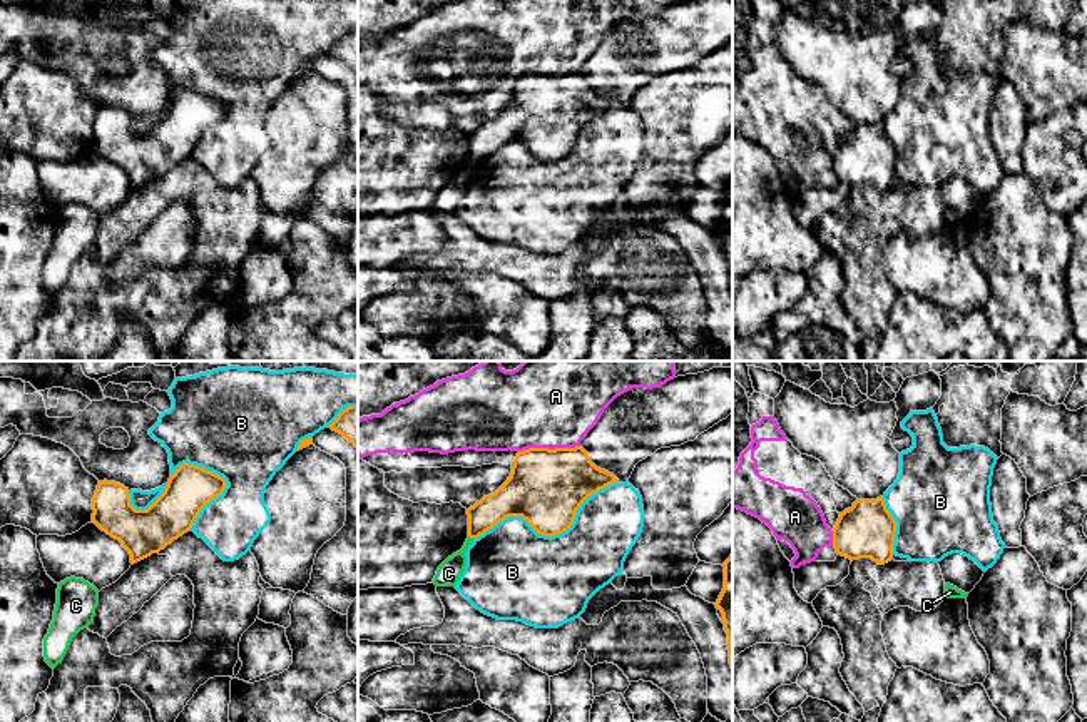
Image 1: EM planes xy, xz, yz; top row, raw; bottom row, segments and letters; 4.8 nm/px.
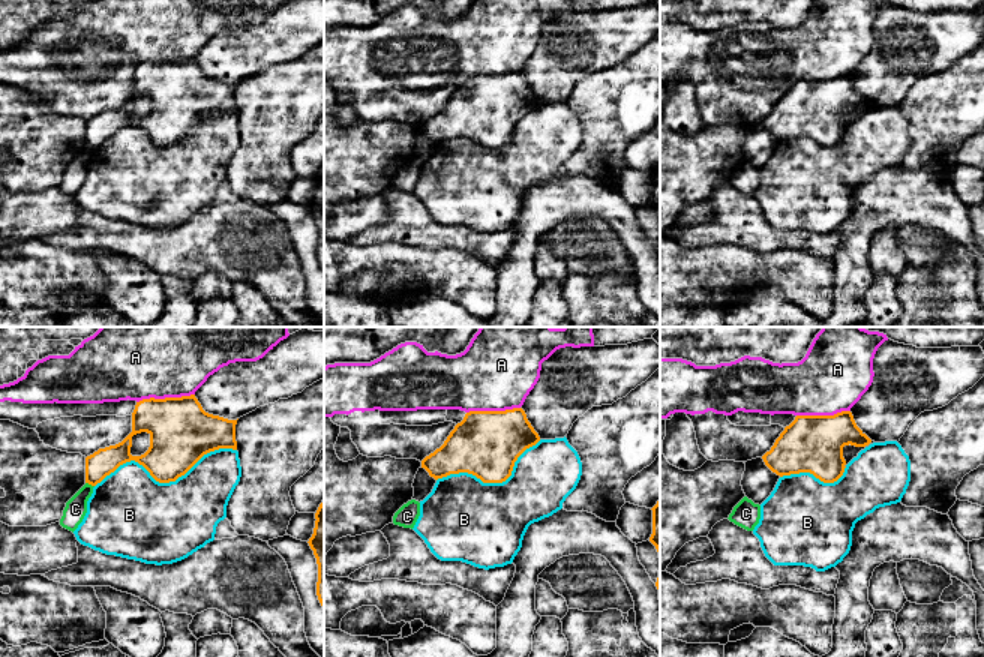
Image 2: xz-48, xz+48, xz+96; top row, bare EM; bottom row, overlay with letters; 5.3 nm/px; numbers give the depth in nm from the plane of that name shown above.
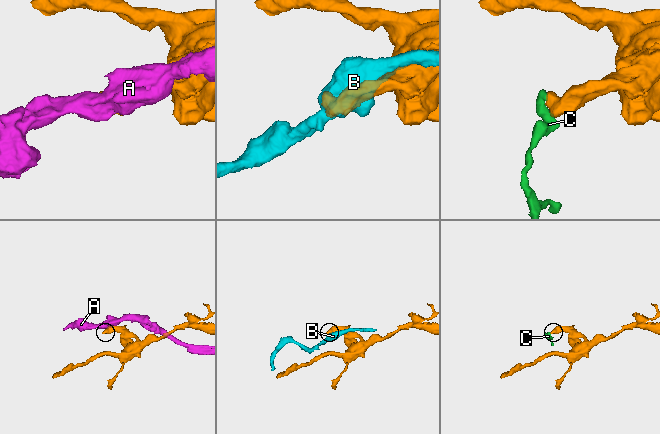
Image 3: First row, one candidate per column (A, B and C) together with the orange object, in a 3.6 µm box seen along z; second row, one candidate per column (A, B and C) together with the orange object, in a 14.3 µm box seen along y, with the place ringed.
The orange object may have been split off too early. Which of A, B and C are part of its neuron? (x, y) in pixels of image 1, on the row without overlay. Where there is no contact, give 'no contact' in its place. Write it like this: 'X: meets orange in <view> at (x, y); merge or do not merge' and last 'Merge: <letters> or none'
A: meets orange in xz at (547, 74); do not merge
B: meets orange in xz at (551, 161); do not merge
C: meets orange in xz at (470, 162); do not merge
Merge: none

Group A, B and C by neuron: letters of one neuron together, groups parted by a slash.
A / B / C

